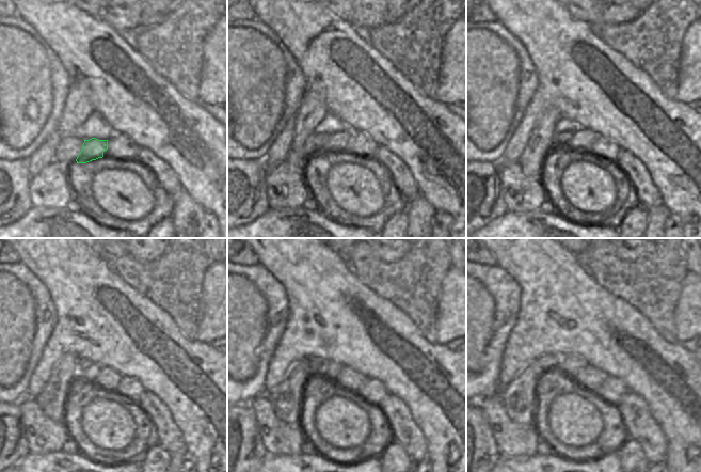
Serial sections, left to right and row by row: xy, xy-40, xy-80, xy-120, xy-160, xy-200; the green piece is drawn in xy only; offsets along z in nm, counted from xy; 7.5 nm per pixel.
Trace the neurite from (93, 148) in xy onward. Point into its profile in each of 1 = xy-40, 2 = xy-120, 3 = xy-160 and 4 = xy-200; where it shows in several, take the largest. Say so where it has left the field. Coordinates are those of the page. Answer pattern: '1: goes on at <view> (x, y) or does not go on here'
1: goes on at xy-40 (336, 145)
2: goes on at xy-120 (108, 378)
3: goes on at xy-160 (348, 380)
4: goes on at xy-200 (589, 379)

